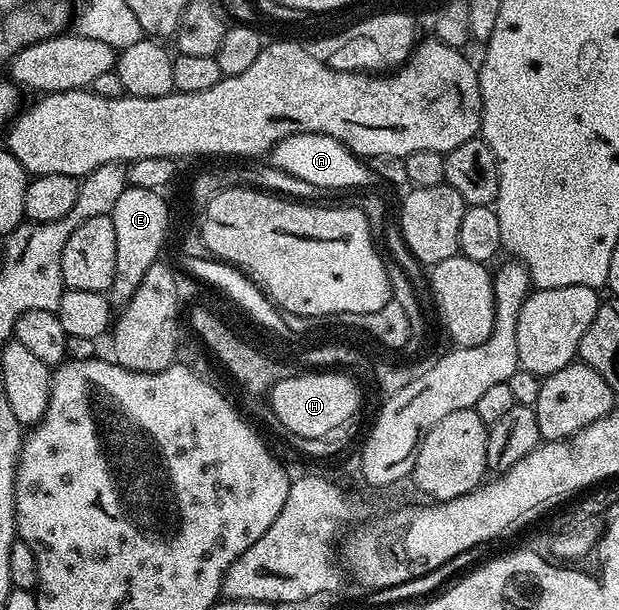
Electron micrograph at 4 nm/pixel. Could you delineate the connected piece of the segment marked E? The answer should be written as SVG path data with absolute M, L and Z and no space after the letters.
M129 186L122 192L122 196L118 196L118 204L114 204L110 215L114 224L114 244L116 245L114 248L114 276L110 288L106 292L113 307L124 307L130 300L130 296L134 296L134 292L138 292L138 284L142 284L142 276L146 276L146 268L153 266L161 257L160 249L165 249L166 239L169 237L170 214L168 214L167 204L164 203L164 196L163 193L154 190Z

